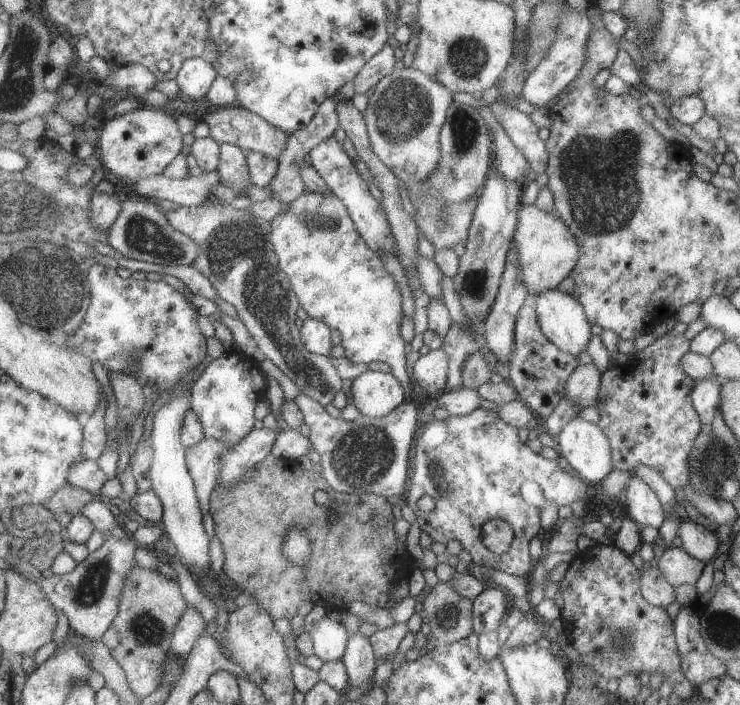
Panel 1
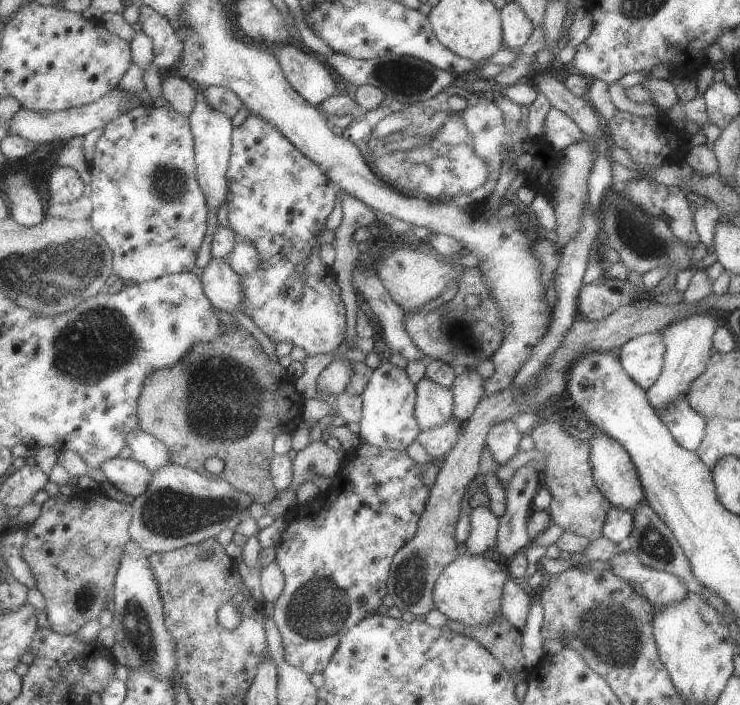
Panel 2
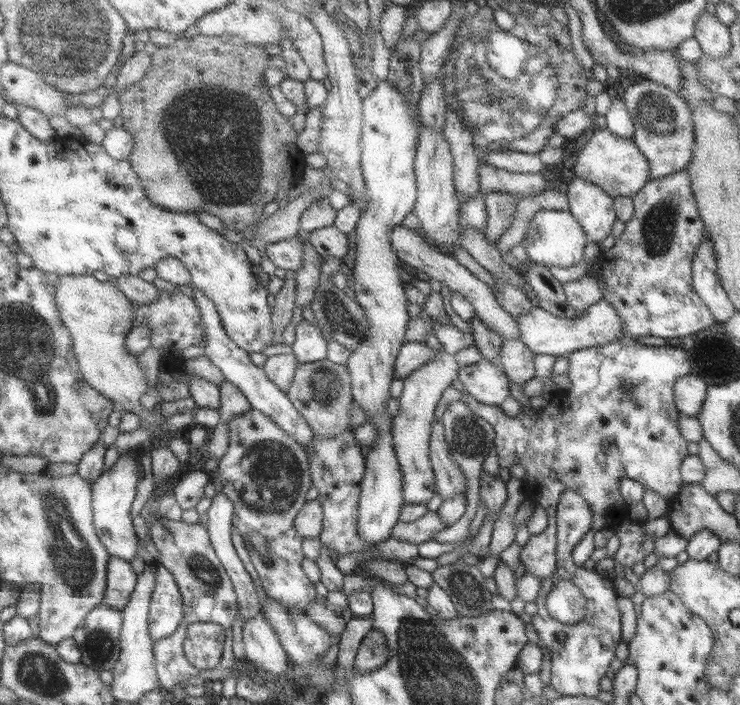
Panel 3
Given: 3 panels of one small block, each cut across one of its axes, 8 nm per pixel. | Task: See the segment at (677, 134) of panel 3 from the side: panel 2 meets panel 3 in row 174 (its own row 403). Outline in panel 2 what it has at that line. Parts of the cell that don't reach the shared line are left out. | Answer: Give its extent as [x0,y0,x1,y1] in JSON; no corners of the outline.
[646,312,720,408]

